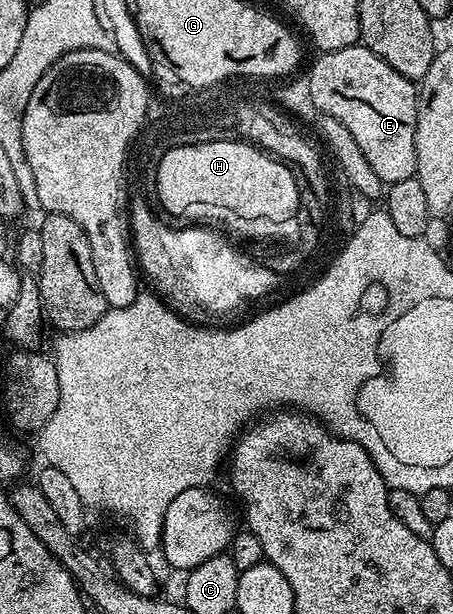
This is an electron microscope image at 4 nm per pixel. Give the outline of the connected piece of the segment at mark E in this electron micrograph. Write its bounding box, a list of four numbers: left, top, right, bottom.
[310,43,418,186]

